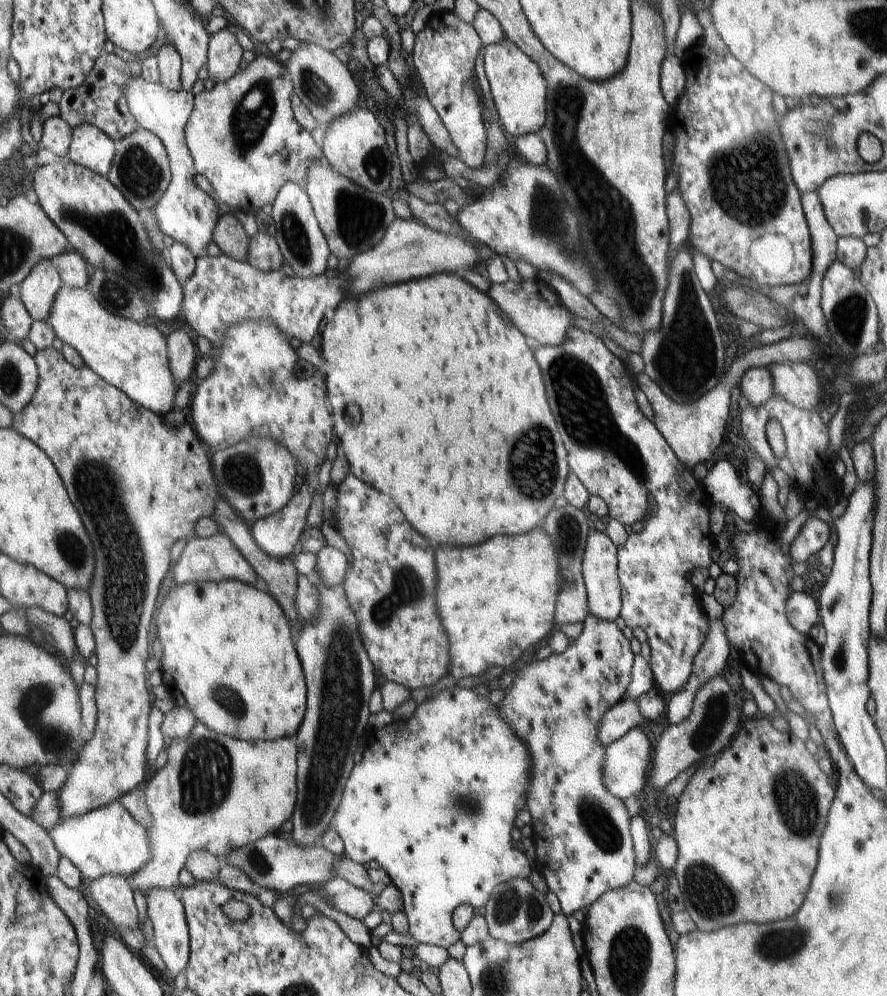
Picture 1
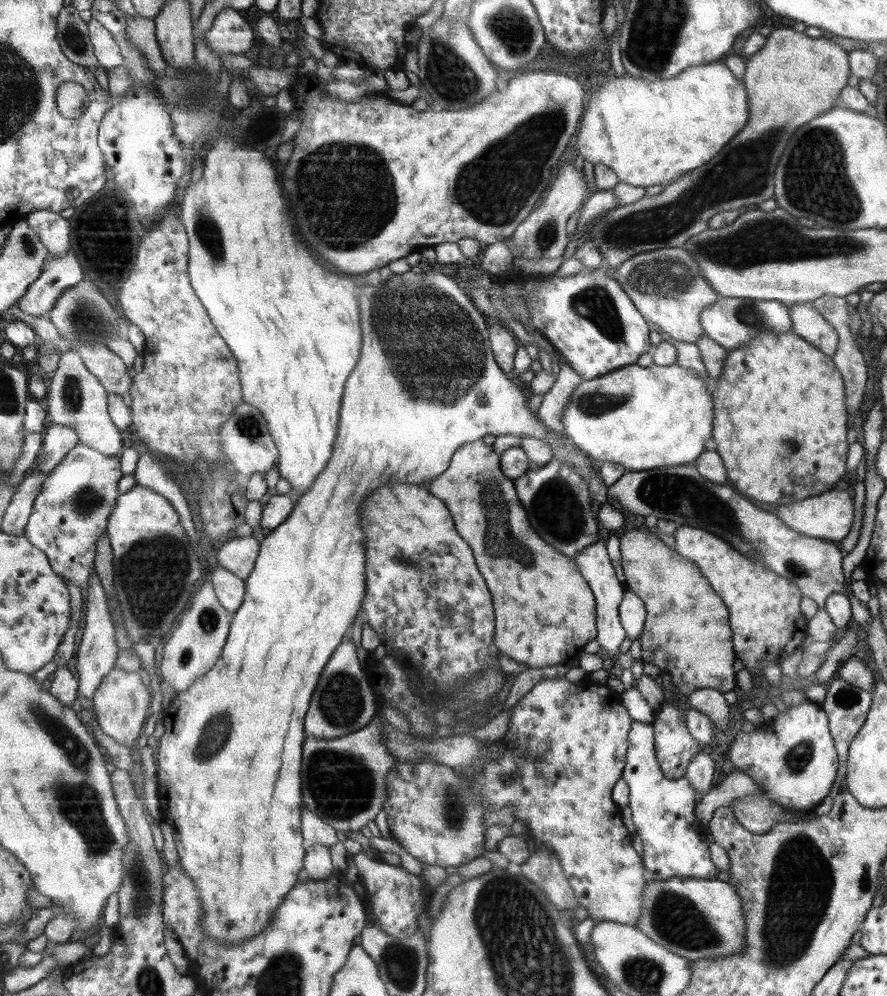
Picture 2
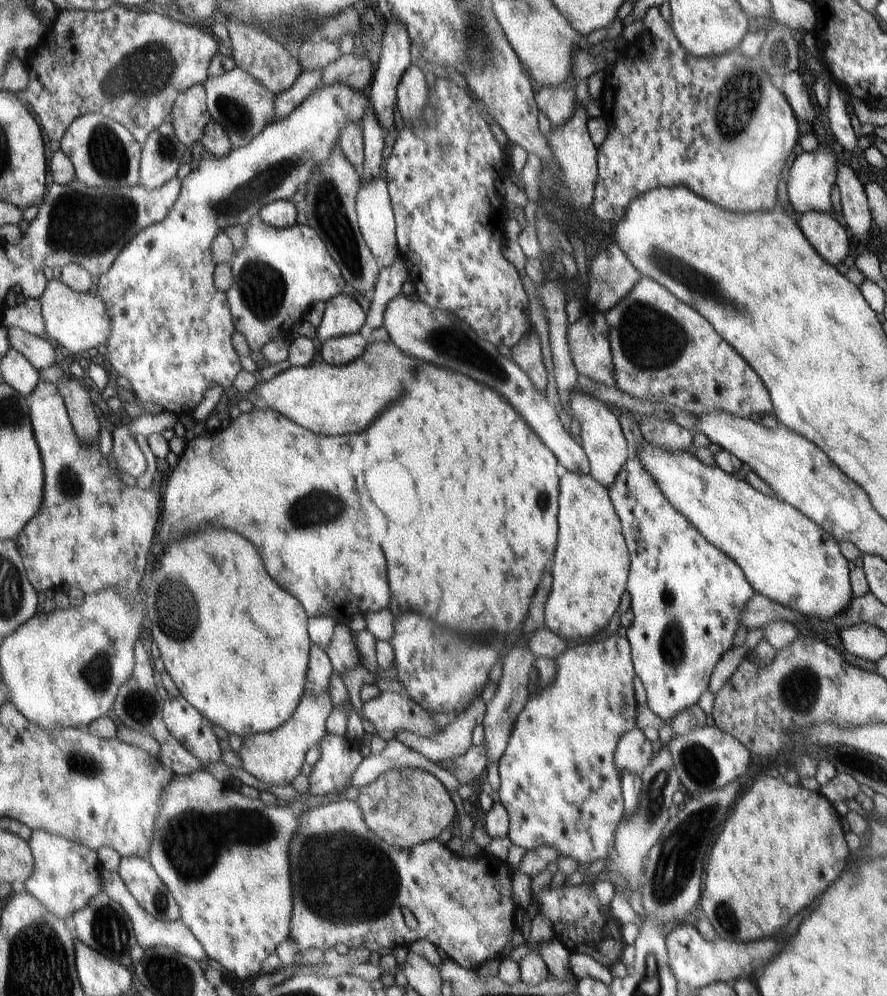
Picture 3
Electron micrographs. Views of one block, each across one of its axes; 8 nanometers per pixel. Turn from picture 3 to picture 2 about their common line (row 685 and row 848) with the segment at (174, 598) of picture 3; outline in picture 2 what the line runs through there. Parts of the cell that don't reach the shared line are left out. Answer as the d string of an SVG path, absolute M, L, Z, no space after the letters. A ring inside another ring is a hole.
M430 270L424 274L404 272L401 274L391 273L390 280L376 284L376 286L364 286L358 293L358 308L360 308L360 328L362 328L362 348L360 359L352 374L346 379L344 394L339 414L338 433L334 444L333 456L329 459L325 470L322 470L314 480L311 490L300 496L295 501L295 506L288 518L265 536L260 543L258 557L255 561L253 572L245 580L245 597L238 610L233 614L230 623L226 644L222 649L220 658L216 664L202 677L194 680L194 683L185 691L176 692L176 697L170 702L162 719L164 734L160 737L158 748L157 783L162 820L171 823L174 828L174 844L182 870L192 878L198 894L200 894L200 908L203 916L199 917L199 926L210 943L222 947L236 946L242 941L250 940L263 932L269 925L275 911L284 902L286 894L292 890L292 886L298 882L298 872L302 870L306 846L301 833L301 812L304 807L302 798L302 775L301 758L304 735L304 721L312 693L318 684L320 673L327 665L328 660L334 653L334 649L349 635L354 618L361 611L360 605L364 601L366 582L364 582L364 534L360 532L360 512L358 504L368 494L374 494L372 490L382 486L384 482L390 484L416 484L423 485L426 480L434 480L450 465L452 456L460 446L468 442L482 440L486 435L498 437L511 435L524 438L534 438L550 446L554 459L572 466L588 482L592 478L591 462L581 454L577 446L565 436L545 426L540 417L530 411L526 406L527 398L522 394L518 381L507 377L494 360L491 344L489 341L489 325L484 320L484 315L474 306L471 295L460 288L458 284L440 270Z

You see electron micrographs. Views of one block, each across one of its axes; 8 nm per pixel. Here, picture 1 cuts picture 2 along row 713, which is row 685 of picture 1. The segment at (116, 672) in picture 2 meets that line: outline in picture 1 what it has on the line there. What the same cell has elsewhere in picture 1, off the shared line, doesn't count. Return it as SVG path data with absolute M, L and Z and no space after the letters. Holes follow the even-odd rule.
M53 346L36 351L34 362L39 374L35 395L30 404L13 413L11 427L36 444L53 462L96 552L96 572L88 592L93 608L89 626L95 640L93 663L98 673L97 722L80 758L68 767L67 782L58 791L61 819L64 819L117 801L121 795L136 790L146 778L148 717L153 706L146 661L158 590L170 568L170 549L174 542L193 536L200 518L213 518L214 504L222 497L212 474L210 452L192 424L187 421L178 426L166 424L162 415L136 404L86 364L82 368L68 364Z

